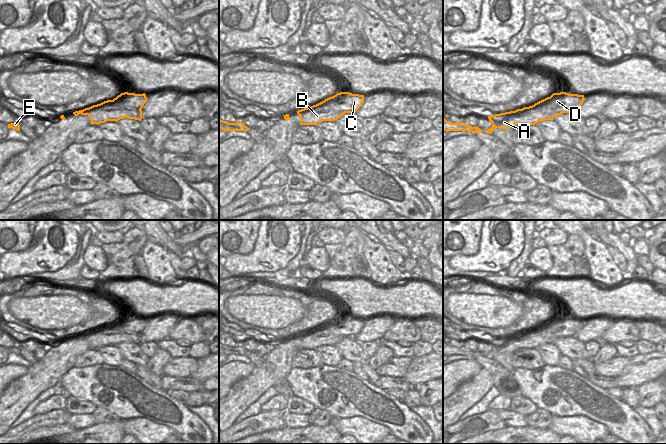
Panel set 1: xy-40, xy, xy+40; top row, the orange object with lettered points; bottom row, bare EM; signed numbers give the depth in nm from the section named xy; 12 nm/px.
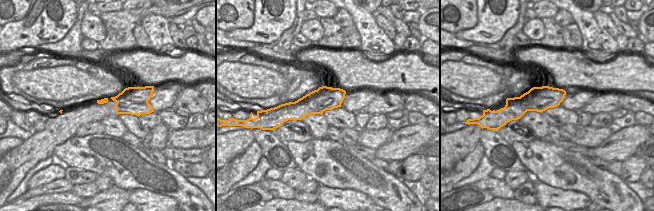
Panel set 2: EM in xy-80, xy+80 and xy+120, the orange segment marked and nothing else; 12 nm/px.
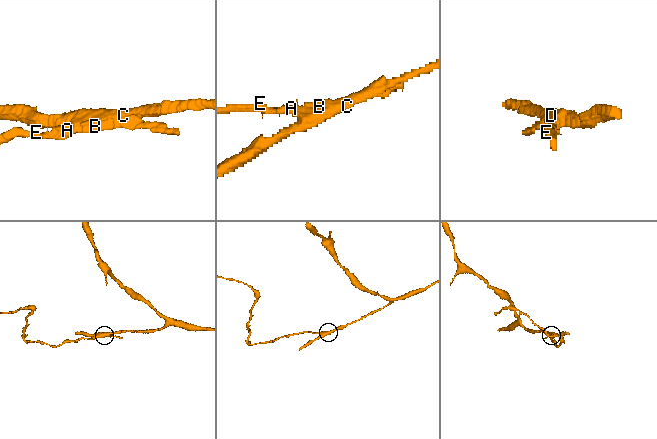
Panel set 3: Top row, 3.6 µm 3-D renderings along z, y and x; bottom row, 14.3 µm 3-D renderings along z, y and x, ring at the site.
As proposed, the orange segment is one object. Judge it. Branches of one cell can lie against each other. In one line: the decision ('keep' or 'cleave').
cleave

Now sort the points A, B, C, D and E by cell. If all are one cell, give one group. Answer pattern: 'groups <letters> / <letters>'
groups A B E / C D

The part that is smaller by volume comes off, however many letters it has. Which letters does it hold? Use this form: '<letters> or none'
A, B, E.

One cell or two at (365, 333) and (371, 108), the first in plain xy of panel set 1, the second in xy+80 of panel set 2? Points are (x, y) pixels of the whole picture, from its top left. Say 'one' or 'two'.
two

